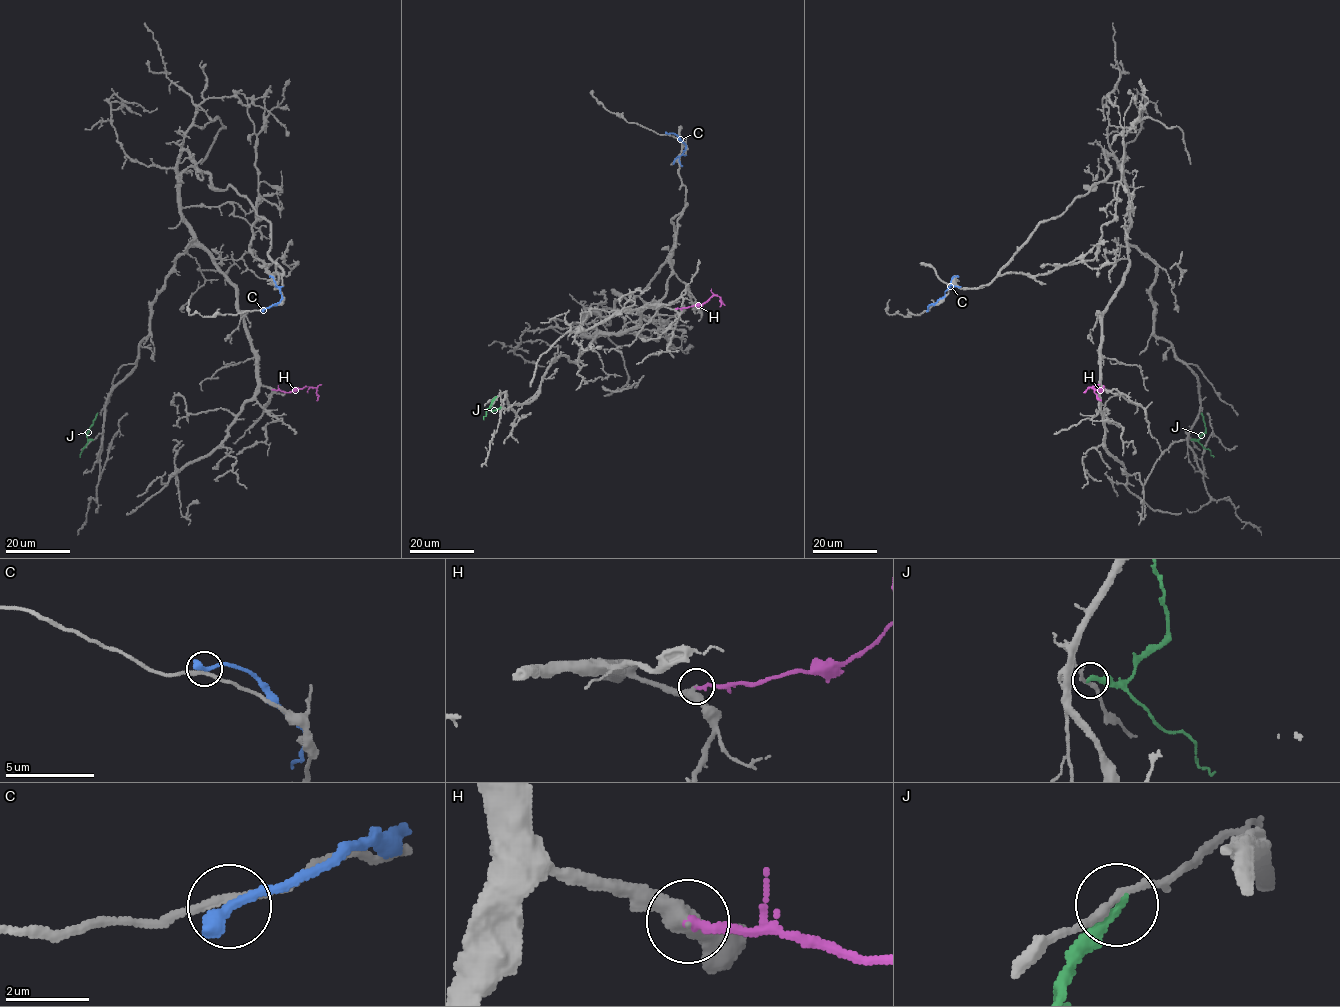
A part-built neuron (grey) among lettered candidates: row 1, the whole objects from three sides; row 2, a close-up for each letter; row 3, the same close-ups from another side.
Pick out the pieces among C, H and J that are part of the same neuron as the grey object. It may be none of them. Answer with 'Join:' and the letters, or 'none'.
Join: H

